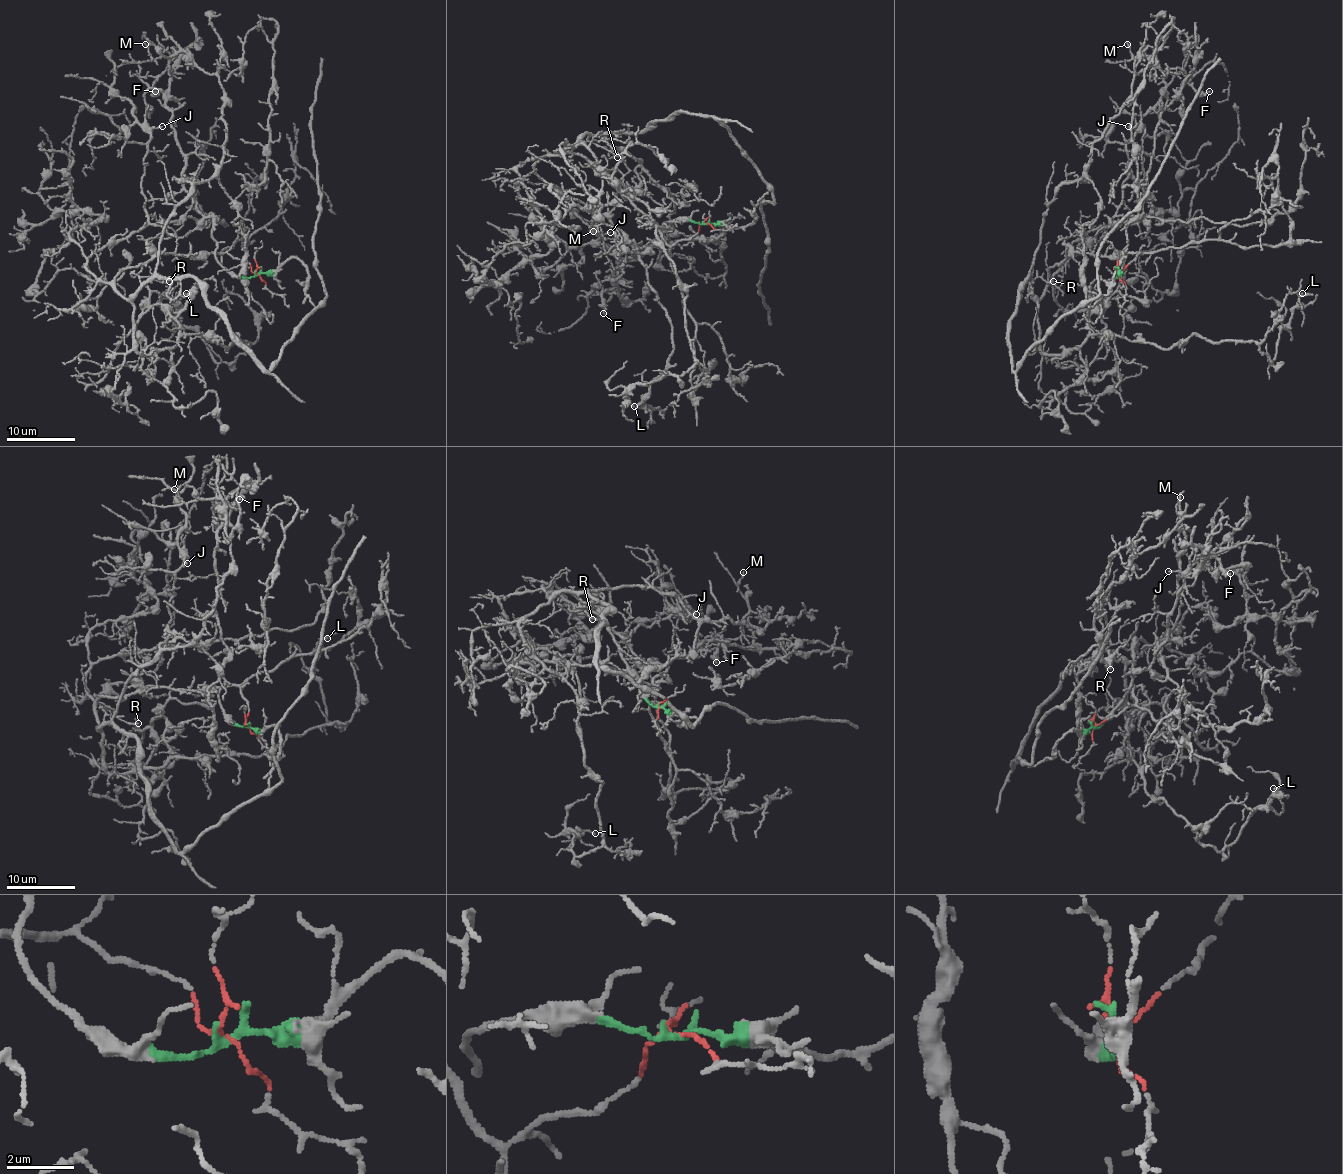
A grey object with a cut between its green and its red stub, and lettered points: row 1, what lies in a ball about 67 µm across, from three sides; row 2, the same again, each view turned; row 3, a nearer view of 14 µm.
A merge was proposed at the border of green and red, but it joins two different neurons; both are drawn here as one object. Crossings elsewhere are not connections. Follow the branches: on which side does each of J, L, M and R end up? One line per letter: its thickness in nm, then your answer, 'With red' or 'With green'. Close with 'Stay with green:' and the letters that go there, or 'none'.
J: Thickness 130 nm. With red
L: Thickness 150 nm. With red
M: Thickness 120 nm. With red
R: Thickness 120 nm. With red
Stay with green: none

